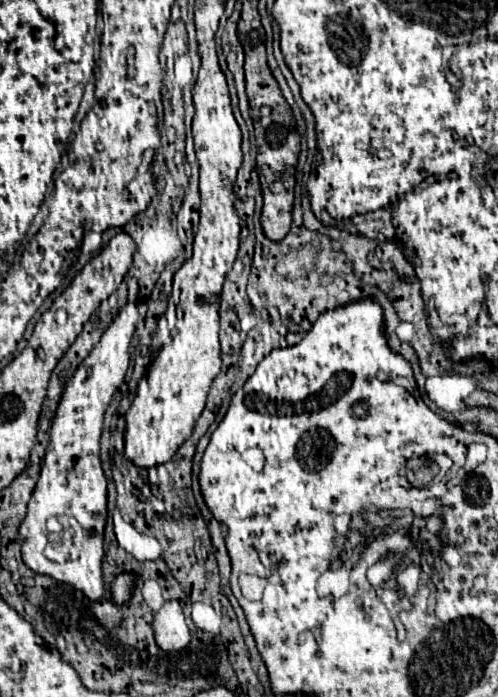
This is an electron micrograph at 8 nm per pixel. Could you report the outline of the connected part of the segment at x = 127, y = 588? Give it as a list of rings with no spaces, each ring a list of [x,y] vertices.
[[[125,572],[117,574],[115,582],[113,582],[113,600],[117,604],[125,604],[129,600],[129,596],[131,596],[133,584],[135,584],[135,580],[133,580],[131,574],[125,574]]]

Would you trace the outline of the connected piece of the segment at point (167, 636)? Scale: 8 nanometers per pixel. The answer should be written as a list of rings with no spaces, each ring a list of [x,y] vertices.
[[[176,600],[165,602],[162,608],[155,613],[152,626],[155,642],[165,652],[183,650],[191,640],[183,610]]]

